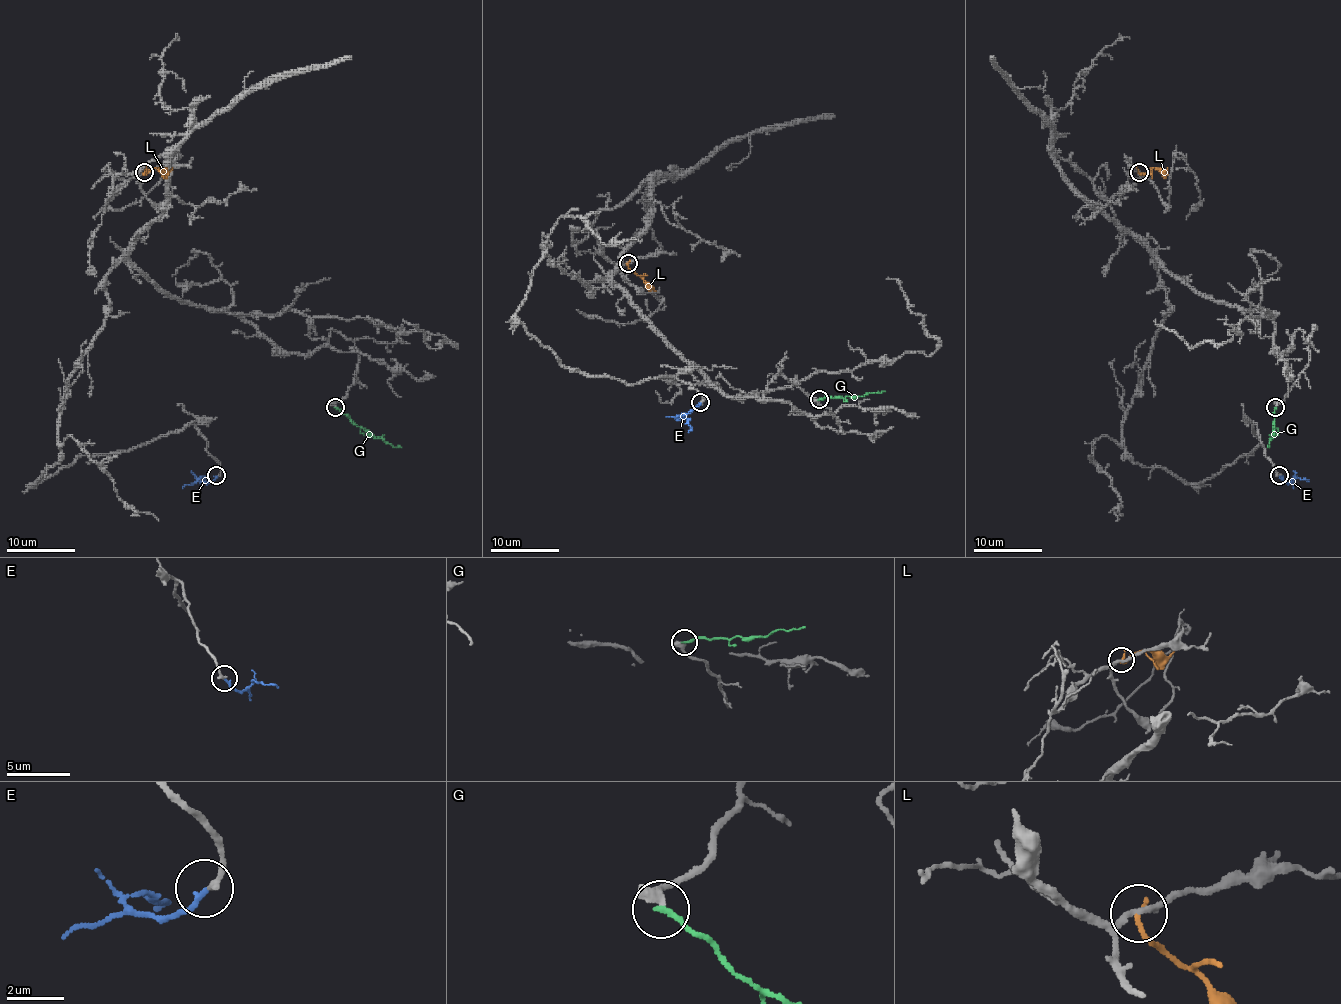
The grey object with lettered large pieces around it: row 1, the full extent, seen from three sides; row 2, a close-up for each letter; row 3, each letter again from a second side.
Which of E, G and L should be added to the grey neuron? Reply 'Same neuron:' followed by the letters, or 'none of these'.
Same neuron: E

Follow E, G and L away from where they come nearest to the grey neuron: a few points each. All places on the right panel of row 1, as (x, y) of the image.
E: (1279, 476), (1286, 483), (1291, 479), (1309, 481)
G: (1276, 407), (1272, 436), (1267, 447)
L: (1140, 173), (1152, 168), (1164, 171), (1167, 168)

